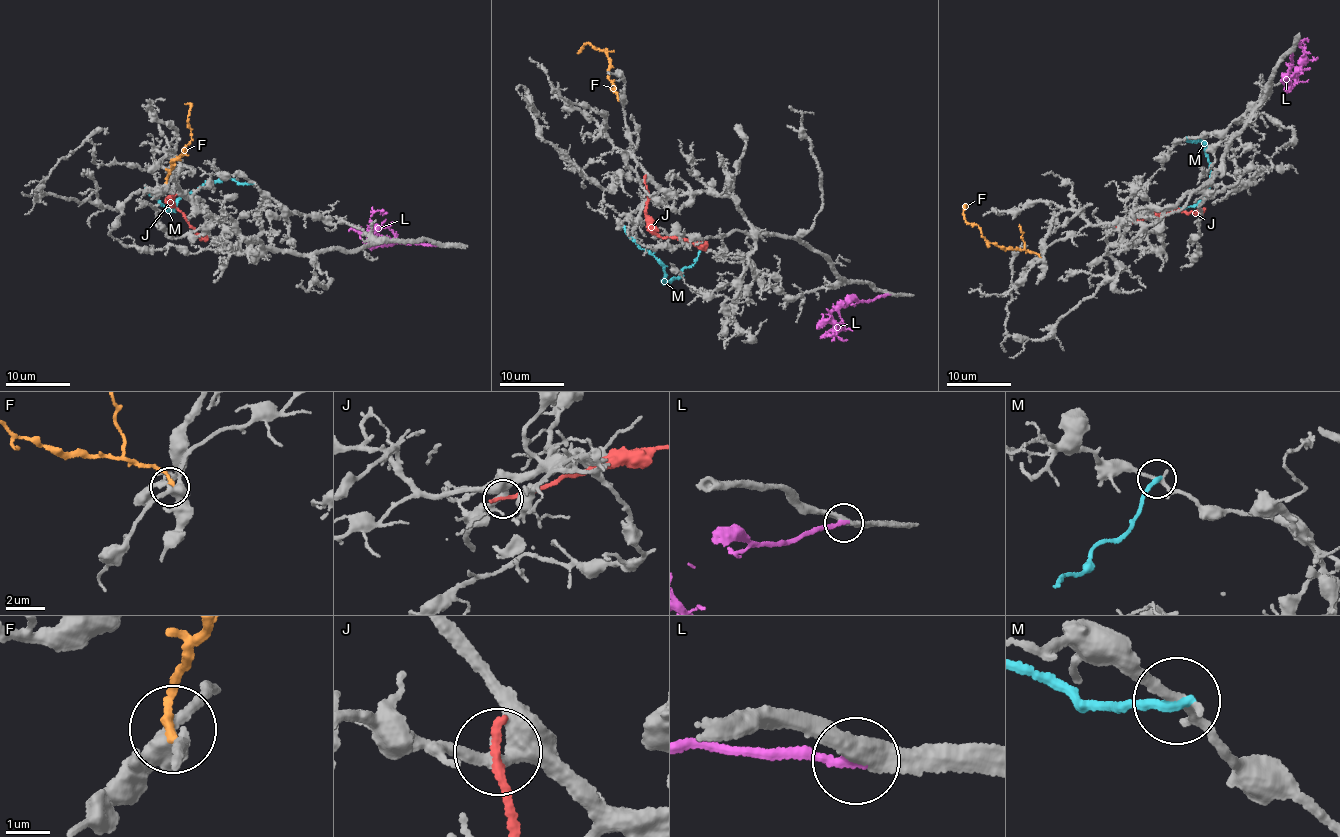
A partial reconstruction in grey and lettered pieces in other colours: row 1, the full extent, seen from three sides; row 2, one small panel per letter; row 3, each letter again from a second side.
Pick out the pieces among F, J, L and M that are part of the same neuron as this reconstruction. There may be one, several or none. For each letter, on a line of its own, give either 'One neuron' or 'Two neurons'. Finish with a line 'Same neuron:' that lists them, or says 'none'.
F: Two neurons
J: Two neurons
L: One neuron
M: Two neurons
Same neuron: L

